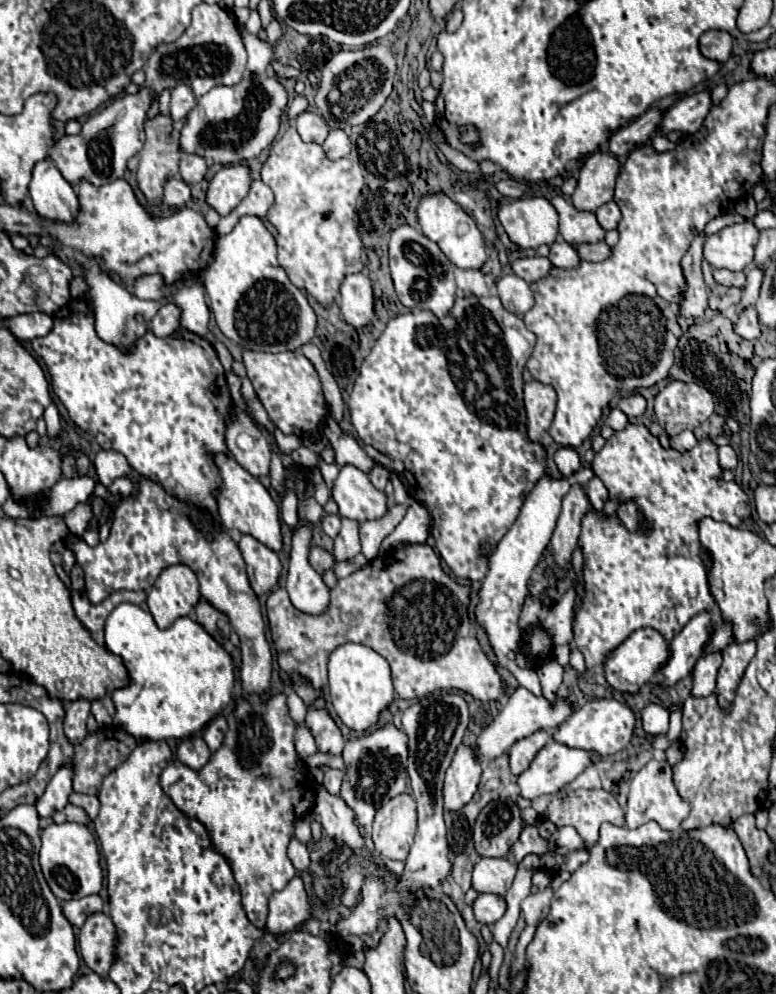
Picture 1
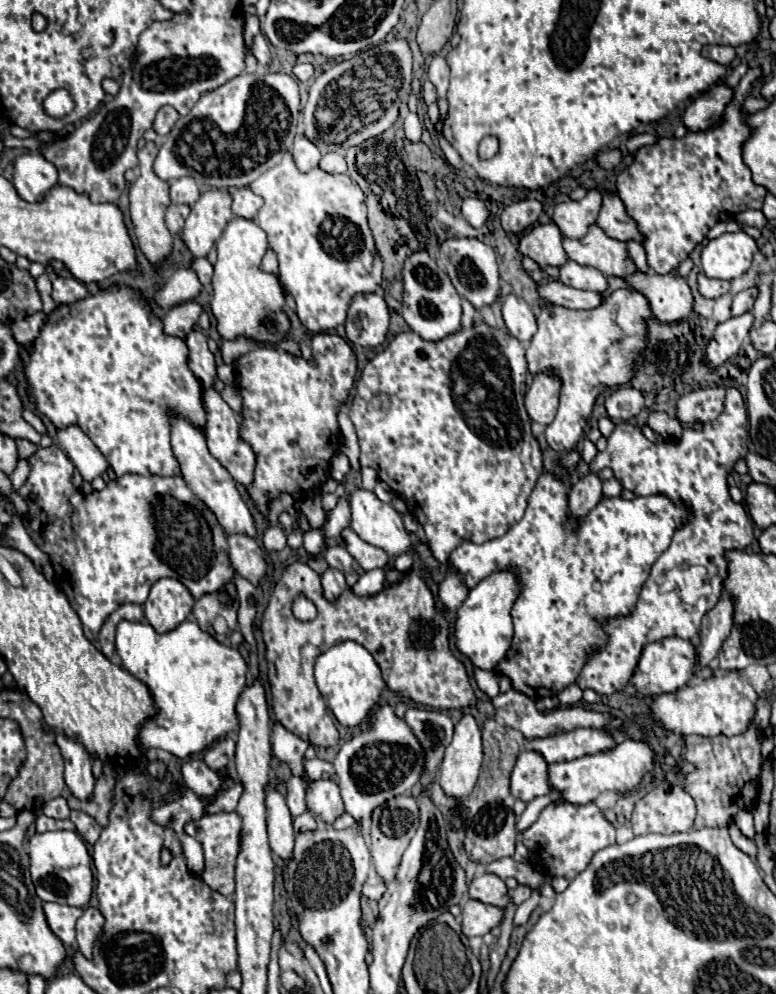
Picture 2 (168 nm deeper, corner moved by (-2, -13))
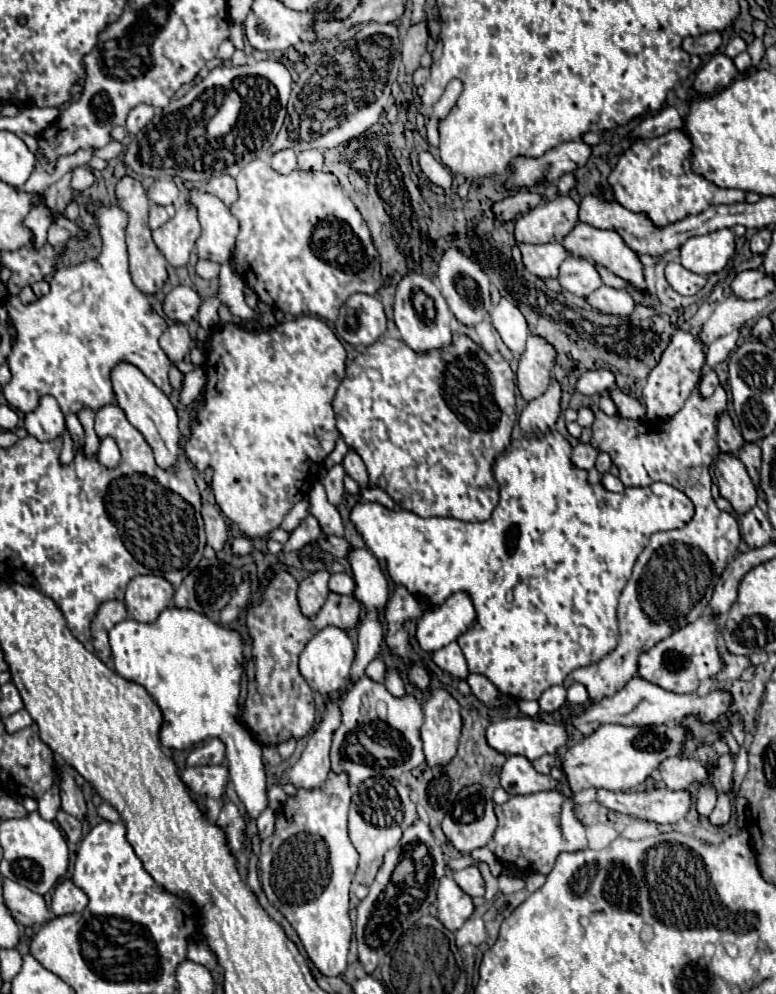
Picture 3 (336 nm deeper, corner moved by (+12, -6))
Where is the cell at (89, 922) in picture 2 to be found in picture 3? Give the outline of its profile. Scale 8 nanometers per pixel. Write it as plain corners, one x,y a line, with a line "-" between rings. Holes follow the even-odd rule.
62,879
54,885
52,891
52,911
54,915
68,915
68,913
82,913
88,905
86,893
74,885
72,879

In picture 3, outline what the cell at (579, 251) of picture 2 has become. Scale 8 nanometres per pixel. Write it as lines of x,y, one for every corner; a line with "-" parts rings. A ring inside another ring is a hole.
576,223
574,231
562,241
562,245
572,255
578,255
578,257
584,257
588,261
594,261
594,263
600,263
600,265
608,267
614,275
626,279
626,283
630,287
634,287
636,291
648,293
646,279
644,279
644,273
642,273
642,263
640,263
638,255
622,241
622,237
616,231
602,231
602,229
596,229
596,227
586,225
586,223

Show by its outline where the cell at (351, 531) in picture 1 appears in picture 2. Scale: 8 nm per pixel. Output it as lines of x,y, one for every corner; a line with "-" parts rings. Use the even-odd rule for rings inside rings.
328,568
322,574
322,588
324,588
324,596
328,600
336,600
346,590
344,574
340,570
336,570
336,568

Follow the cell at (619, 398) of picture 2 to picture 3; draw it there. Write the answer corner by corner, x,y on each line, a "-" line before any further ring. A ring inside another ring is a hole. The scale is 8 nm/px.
598,369
598,371
582,373
576,381
576,389
584,395
596,395
596,393
608,391
612,383
614,383
614,375
606,369

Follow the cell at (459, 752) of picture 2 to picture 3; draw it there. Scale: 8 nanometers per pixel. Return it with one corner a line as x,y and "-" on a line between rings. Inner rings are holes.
442,687
430,689
424,703
424,723
420,727
428,765
446,765
452,761
458,749
460,729
462,719
458,701

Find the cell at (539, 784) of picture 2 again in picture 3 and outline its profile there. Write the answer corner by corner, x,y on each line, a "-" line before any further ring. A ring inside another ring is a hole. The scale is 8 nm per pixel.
510,755
502,767
500,785
508,795
526,795
538,791
554,791
560,783
550,775
538,773
526,757

